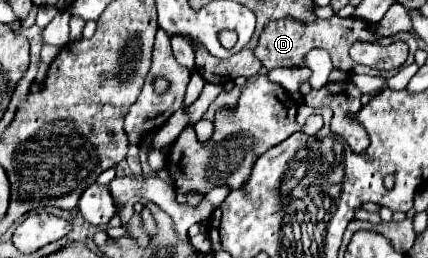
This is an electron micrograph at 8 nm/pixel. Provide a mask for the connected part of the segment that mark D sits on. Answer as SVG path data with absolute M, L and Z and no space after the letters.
M333 16L329 20L317 20L311 24L301 24L297 20L277 20L269 22L259 38L255 48L255 56L261 60L263 67L268 70L284 67L304 67L304 56L311 48L325 48L329 50L332 64L335 68L348 71L353 67L353 60L349 58L349 46L355 40L369 40L375 38L375 26L363 18L339 18Z

